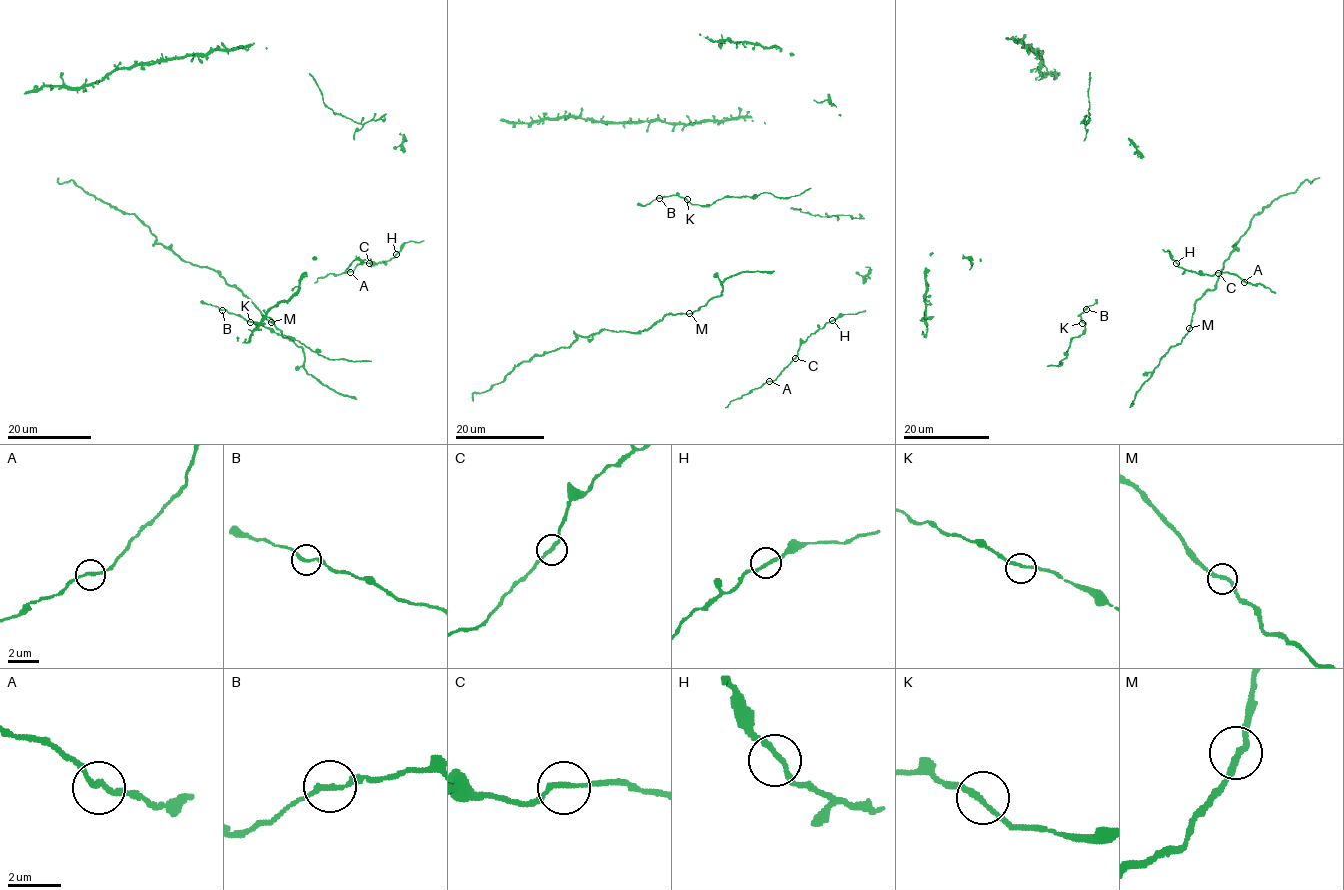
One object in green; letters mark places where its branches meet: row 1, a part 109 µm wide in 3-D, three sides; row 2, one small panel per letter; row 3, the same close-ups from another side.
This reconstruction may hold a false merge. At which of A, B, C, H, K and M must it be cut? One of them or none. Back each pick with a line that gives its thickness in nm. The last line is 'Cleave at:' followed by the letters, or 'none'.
B: Thickness 190 nm
Cleave at: B

